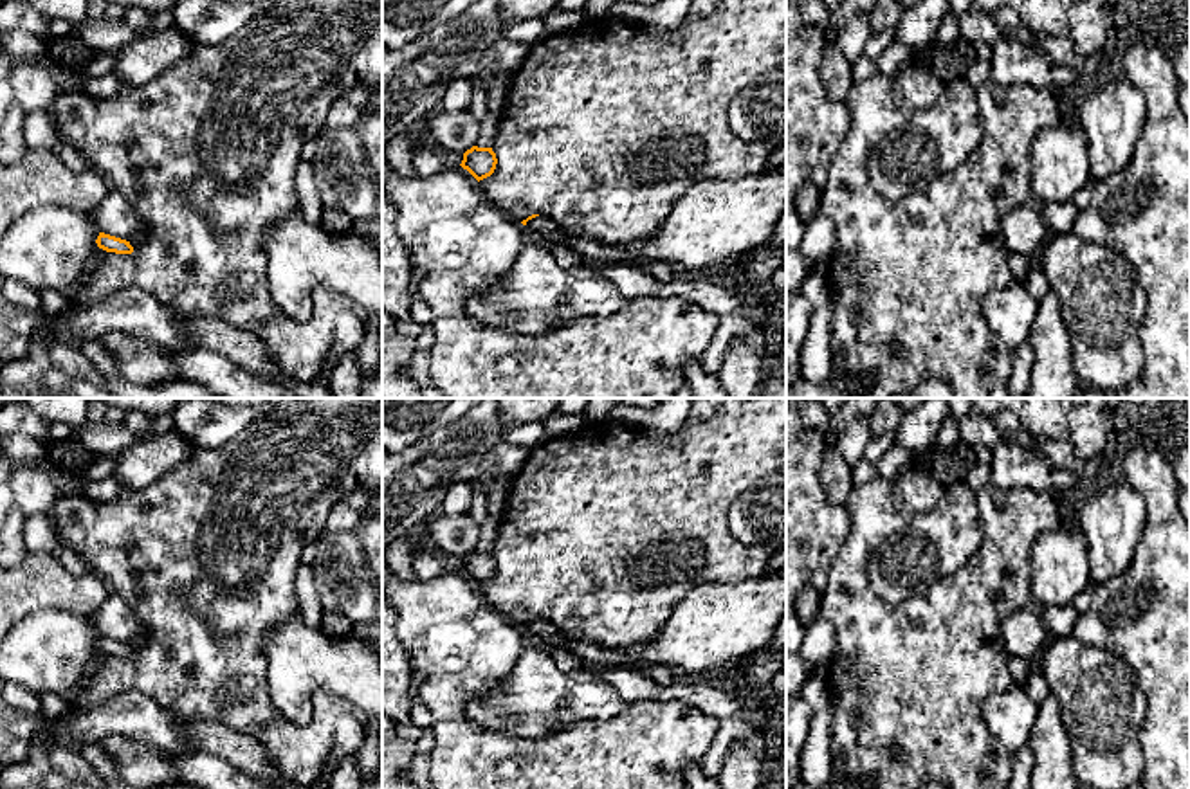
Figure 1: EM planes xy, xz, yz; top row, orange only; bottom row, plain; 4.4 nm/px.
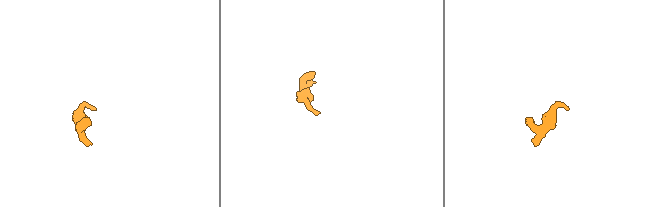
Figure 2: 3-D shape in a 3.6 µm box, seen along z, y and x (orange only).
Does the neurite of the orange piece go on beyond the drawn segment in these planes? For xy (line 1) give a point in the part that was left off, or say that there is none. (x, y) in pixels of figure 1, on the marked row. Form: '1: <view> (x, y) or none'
1: none

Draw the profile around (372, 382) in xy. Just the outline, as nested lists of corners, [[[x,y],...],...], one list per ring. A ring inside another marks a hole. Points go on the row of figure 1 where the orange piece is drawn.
[[[364,373],[359,398],[382,398],[382,373]]]

